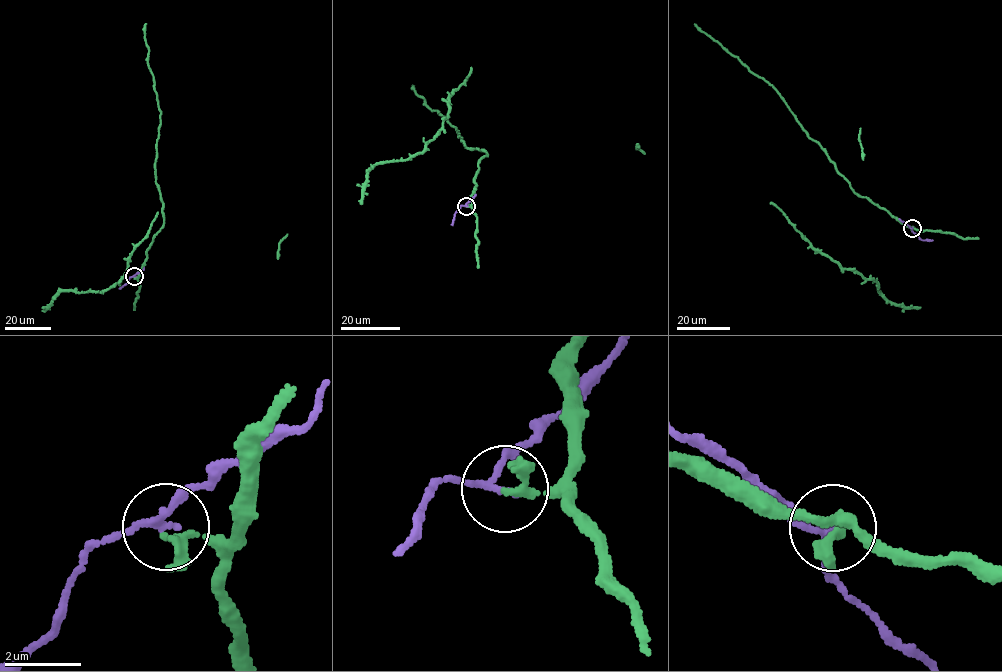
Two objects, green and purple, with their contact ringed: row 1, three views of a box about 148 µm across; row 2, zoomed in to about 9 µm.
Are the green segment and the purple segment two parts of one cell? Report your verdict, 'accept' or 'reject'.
reject

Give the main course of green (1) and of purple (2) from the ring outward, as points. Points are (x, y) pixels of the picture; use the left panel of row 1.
1: (134, 276), (138, 277), (147, 251), (164, 218), (155, 167), (161, 111), (148, 63), (145, 24)
2: (134, 276), (120, 288)

